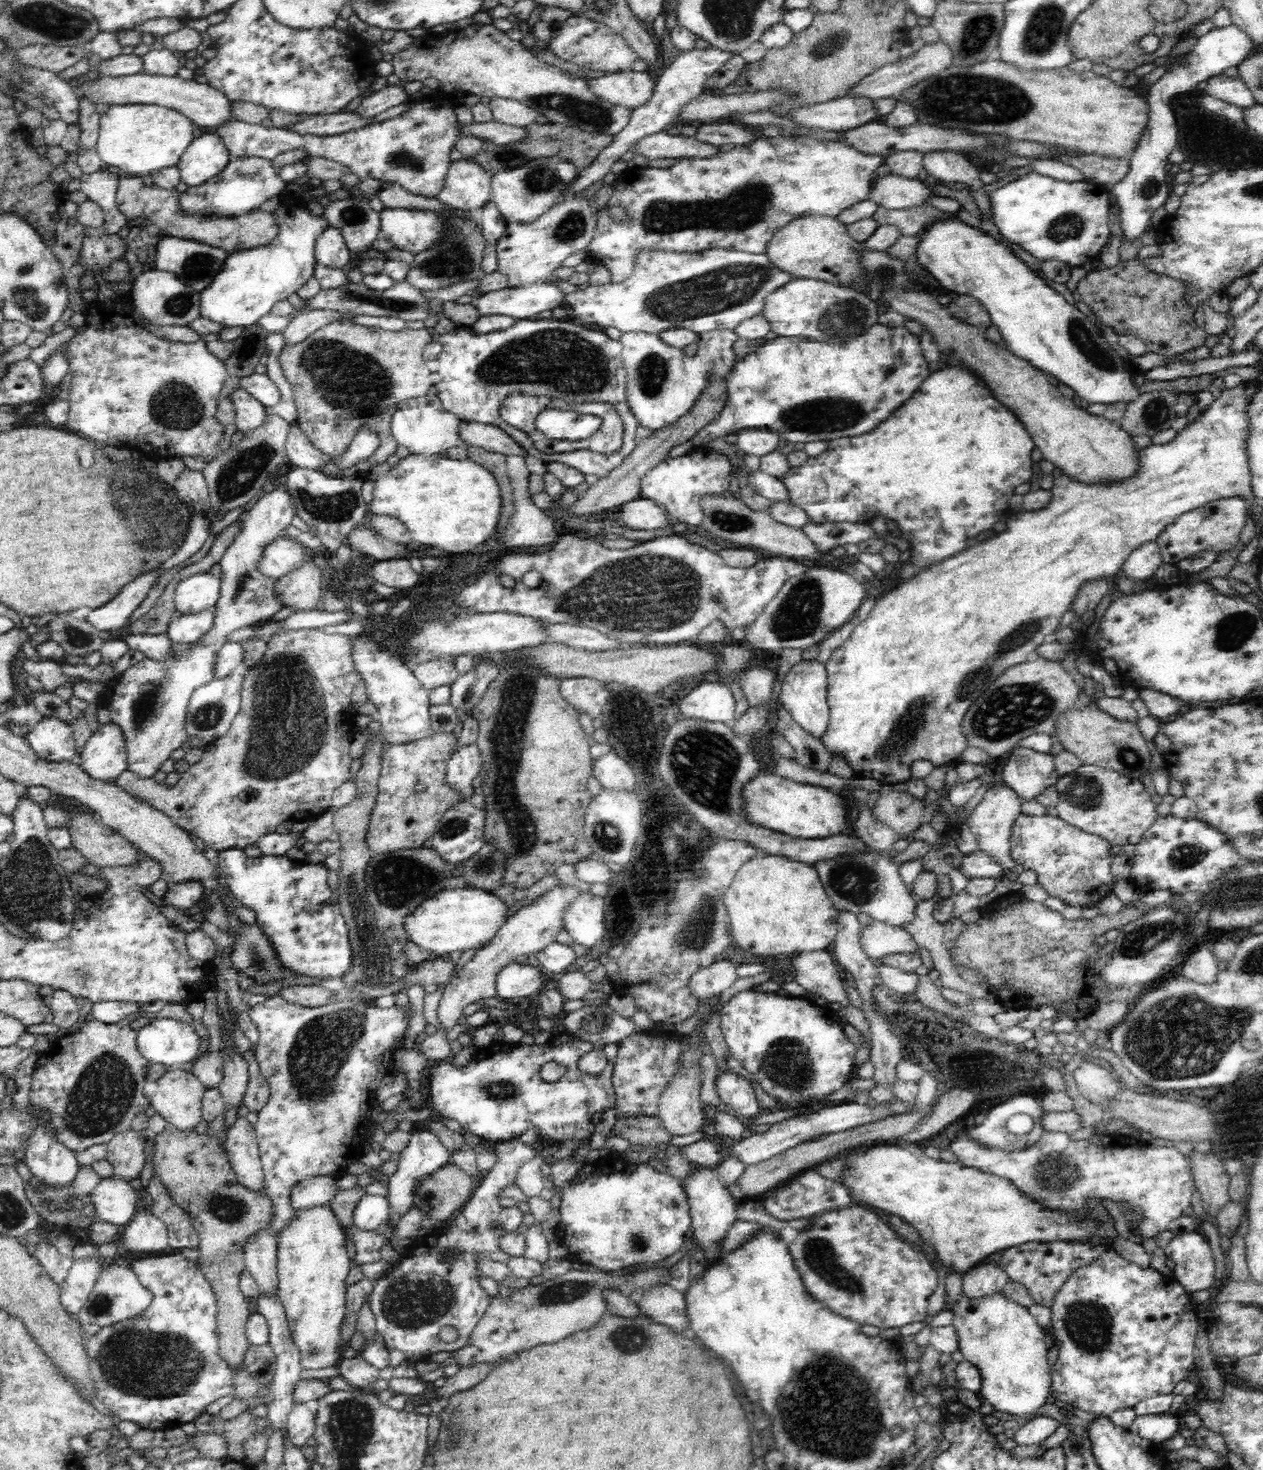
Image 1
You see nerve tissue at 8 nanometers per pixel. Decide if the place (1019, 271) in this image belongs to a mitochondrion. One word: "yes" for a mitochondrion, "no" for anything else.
no

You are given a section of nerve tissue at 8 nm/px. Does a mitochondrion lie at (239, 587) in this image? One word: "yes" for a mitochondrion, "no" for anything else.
yes

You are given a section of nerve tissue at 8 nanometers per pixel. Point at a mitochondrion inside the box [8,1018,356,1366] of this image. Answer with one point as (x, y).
(103, 1093)

